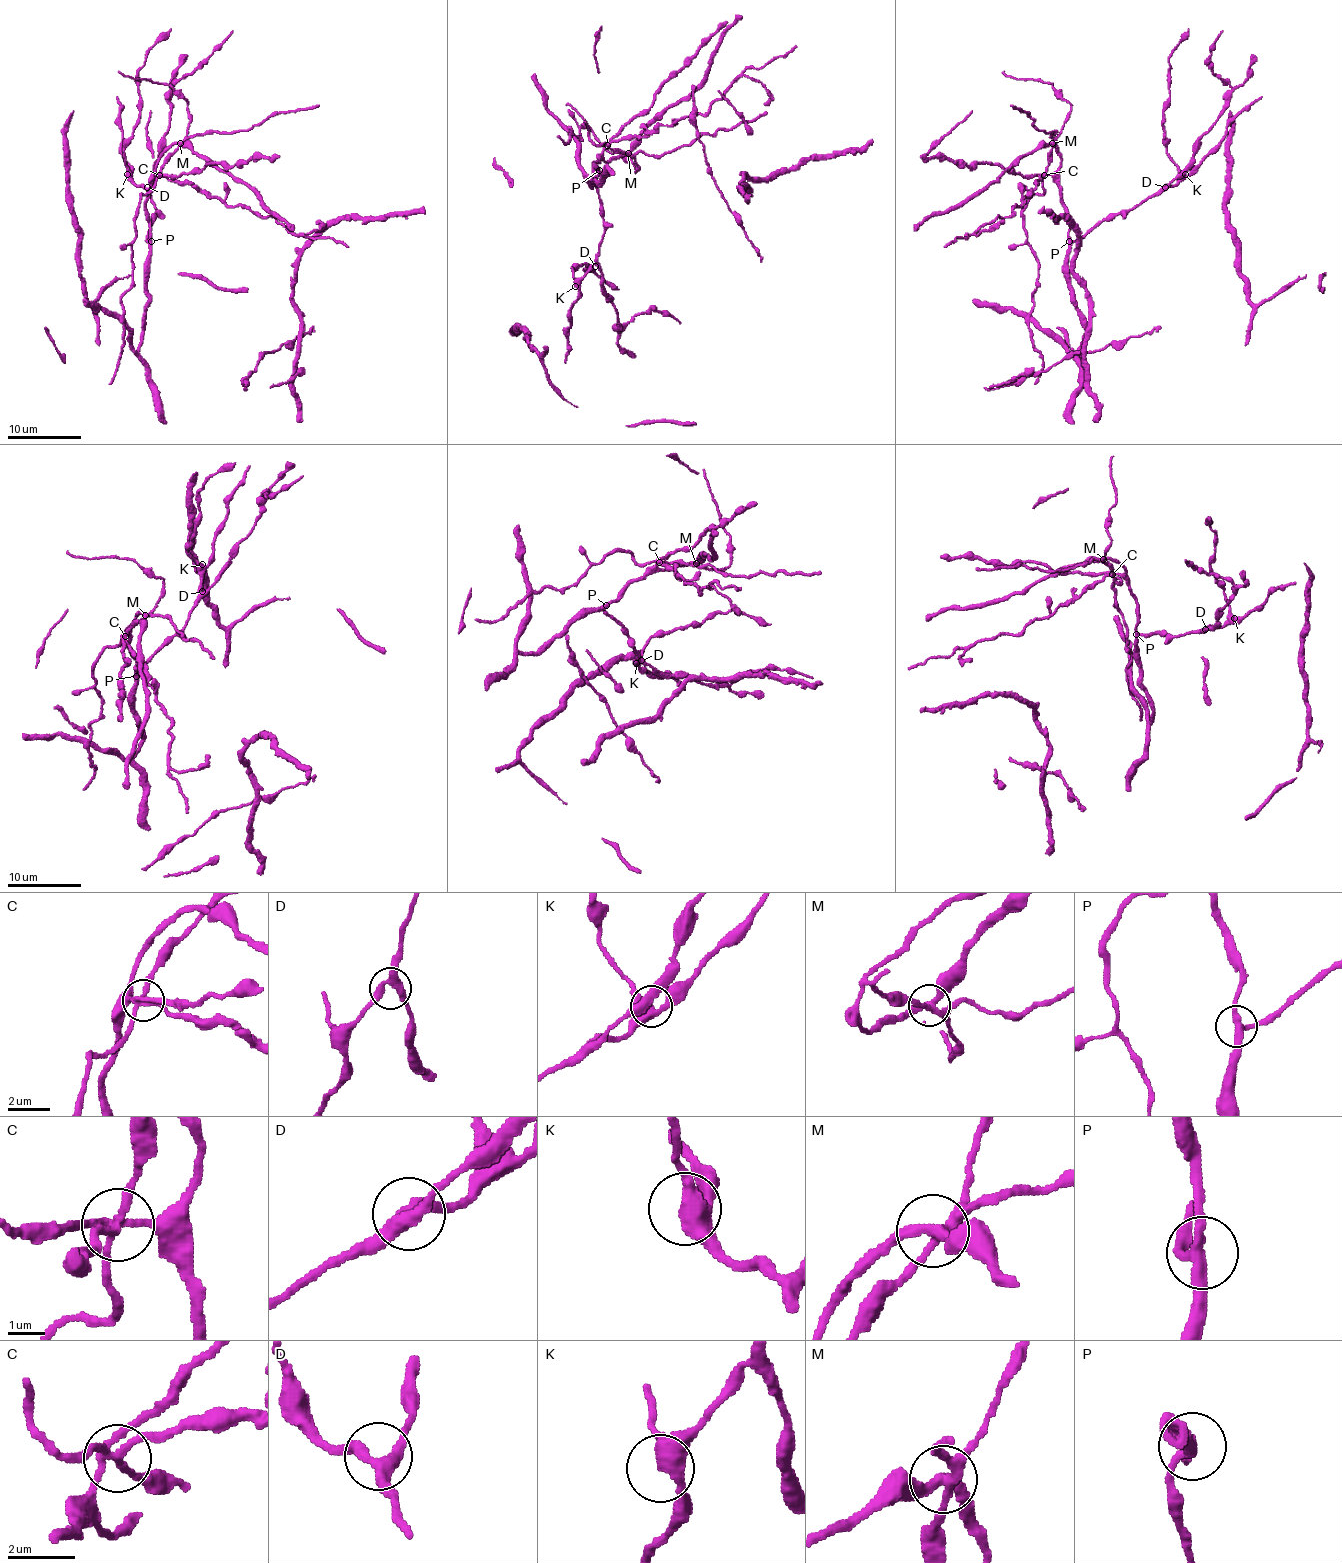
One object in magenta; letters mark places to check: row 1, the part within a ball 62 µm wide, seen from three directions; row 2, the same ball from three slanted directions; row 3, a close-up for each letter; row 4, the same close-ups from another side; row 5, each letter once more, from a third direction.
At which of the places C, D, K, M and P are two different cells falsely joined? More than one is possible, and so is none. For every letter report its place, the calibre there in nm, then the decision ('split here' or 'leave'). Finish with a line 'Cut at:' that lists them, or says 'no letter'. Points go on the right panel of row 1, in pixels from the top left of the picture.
C: at (1044, 175); 240 nm thick; split here
D: at (1165, 187); 320 nm thick; leave
K: at (1185, 174); 440 nm thick; leave
M: at (1052, 143); 320 nm thick; split here
P: at (1069, 241); 280 nm thick; leave
Cut at: C, M

